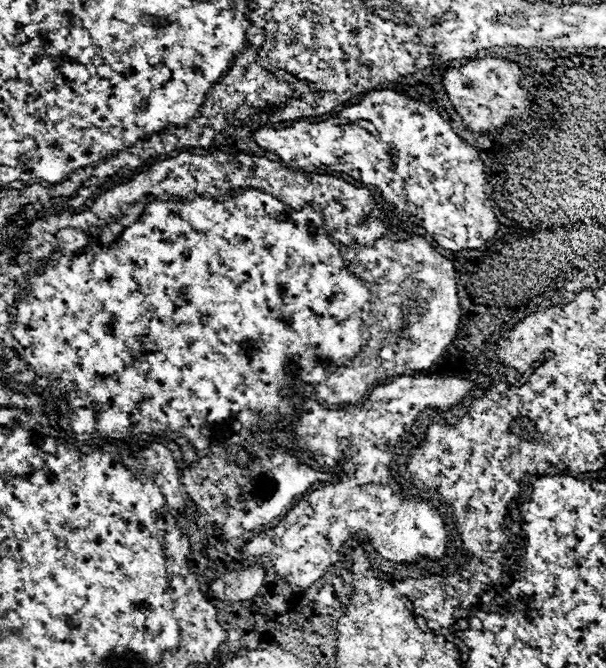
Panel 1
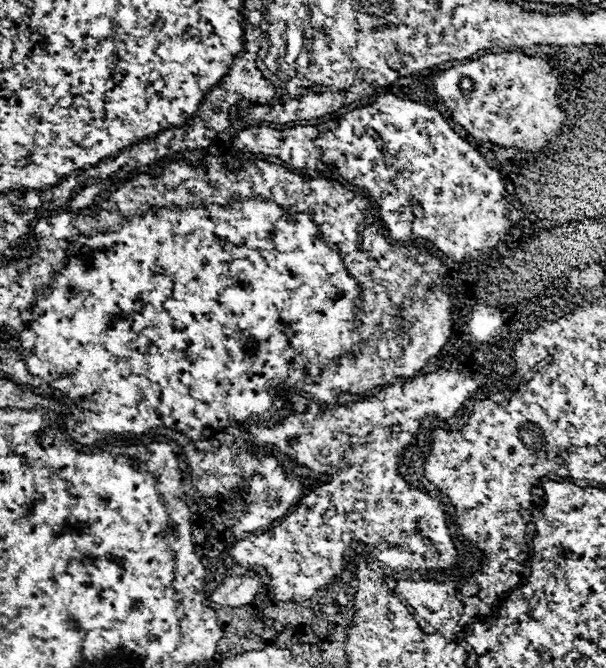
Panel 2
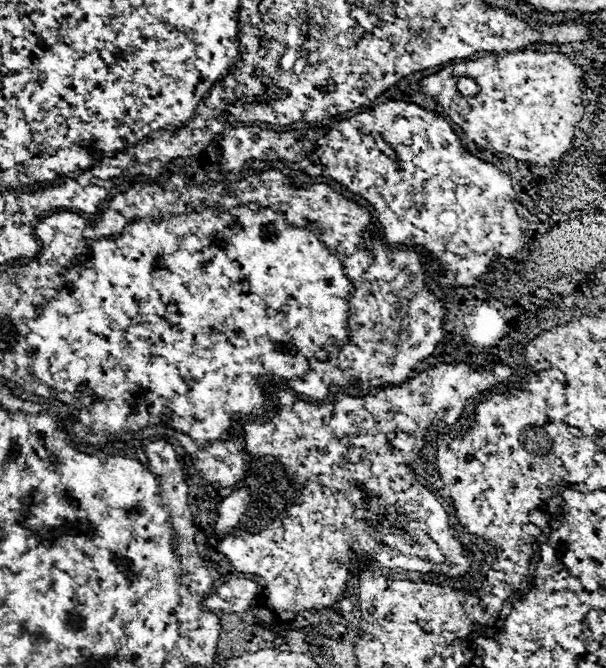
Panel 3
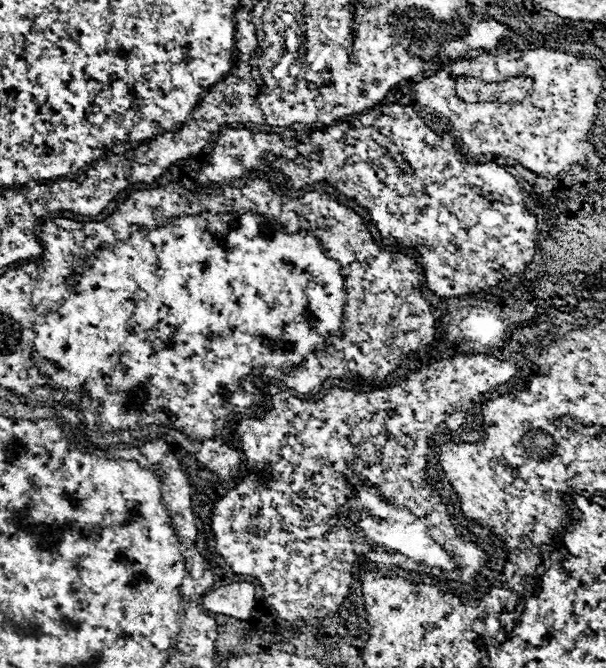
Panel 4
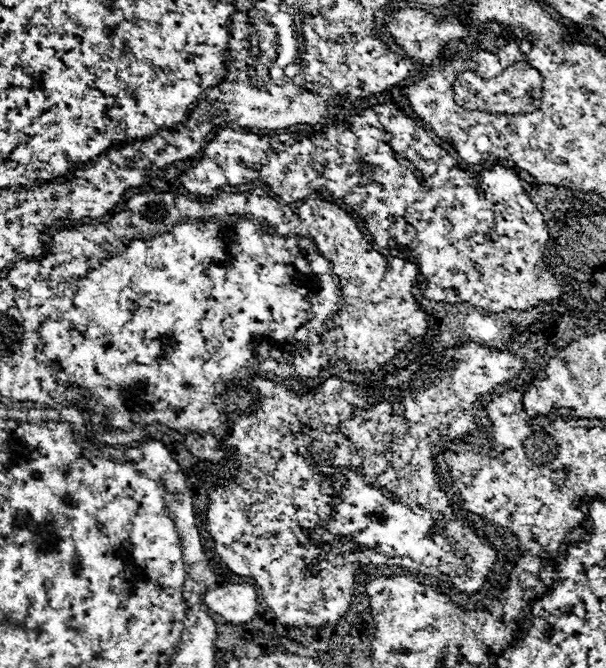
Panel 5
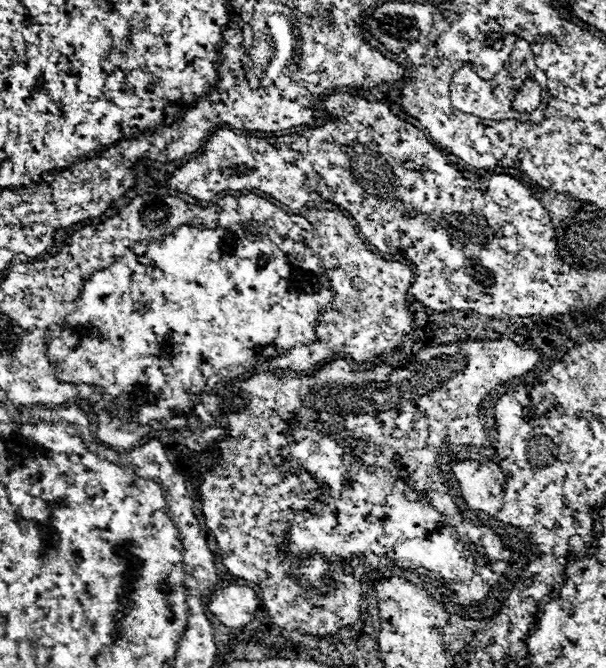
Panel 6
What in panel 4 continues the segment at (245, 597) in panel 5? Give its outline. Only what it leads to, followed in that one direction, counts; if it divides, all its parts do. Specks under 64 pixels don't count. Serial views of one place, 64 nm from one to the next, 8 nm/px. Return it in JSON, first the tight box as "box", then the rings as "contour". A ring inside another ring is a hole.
{"box":[204,582,254,620],"contour":[[[232,582],[220,586],[204,596],[204,608],[216,614],[234,616],[238,620],[250,618],[254,610],[254,584],[250,582]]]}

